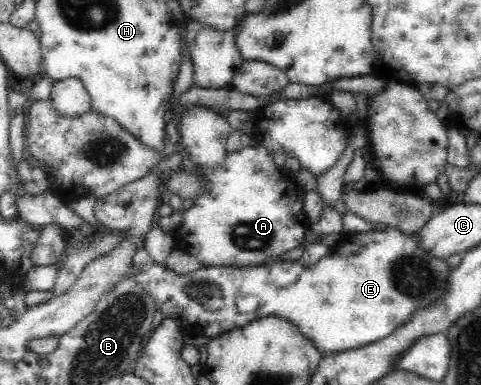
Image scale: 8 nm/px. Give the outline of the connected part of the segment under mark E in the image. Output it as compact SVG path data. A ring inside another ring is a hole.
M398 228L381 231L369 231L359 234L341 233L339 244L329 250L326 257L320 258L313 266L304 268L300 262L274 262L266 266L251 268L231 268L230 266L202 266L187 274L177 275L169 268L156 264L144 247L136 249L132 255L133 273L129 281L137 281L148 291L154 300L155 307L160 309L166 318L172 318L182 331L186 330L198 336L216 338L235 328L244 328L252 321L278 316L290 320L309 341L313 341L318 352L323 355L336 354L347 350L362 348L392 335L398 327L406 325L414 313L422 308L434 307L442 301L448 290L447 279L454 267L455 260L444 257L433 257L427 249L421 247L418 233L402 233ZM248 295L258 298L258 307L248 313L244 303Z

